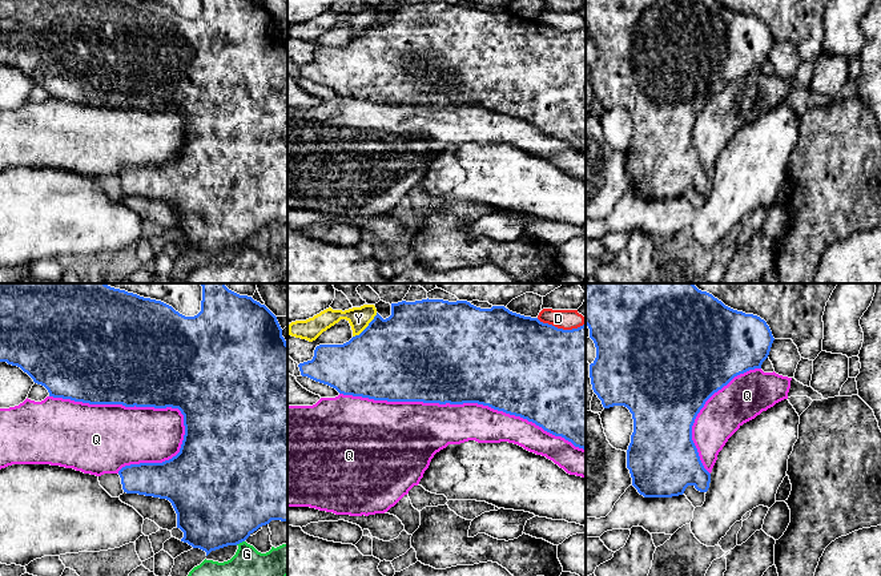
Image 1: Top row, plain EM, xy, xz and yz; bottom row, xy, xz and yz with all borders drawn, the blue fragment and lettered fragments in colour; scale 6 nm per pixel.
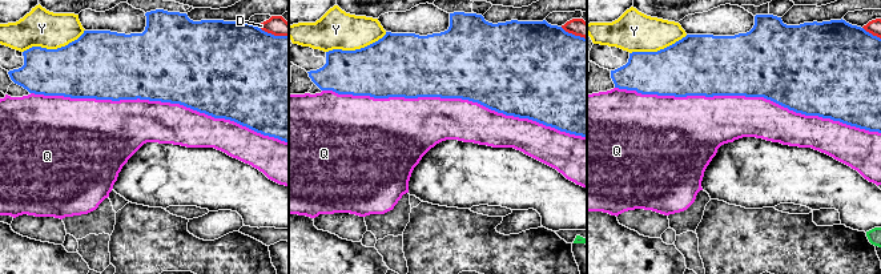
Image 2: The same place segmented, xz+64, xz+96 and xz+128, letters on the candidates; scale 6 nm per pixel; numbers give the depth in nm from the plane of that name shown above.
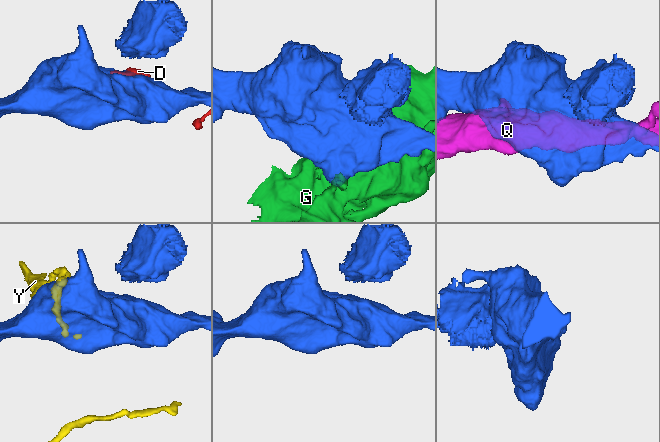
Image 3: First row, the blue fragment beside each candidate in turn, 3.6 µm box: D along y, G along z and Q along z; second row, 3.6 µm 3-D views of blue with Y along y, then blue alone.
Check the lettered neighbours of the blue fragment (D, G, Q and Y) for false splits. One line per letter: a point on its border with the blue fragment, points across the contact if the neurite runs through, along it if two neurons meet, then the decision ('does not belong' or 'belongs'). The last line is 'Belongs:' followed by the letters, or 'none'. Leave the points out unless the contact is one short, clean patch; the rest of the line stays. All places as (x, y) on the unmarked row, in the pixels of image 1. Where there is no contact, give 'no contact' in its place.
D: xz (560, 31) | does not belong
G: xy (240, 244) | does not belong
Q: xz (462, 105) | does not belong
Y: xz (367, 28) | does not belong
Belongs: none

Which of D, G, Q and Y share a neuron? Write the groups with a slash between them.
D / G / Q / Y

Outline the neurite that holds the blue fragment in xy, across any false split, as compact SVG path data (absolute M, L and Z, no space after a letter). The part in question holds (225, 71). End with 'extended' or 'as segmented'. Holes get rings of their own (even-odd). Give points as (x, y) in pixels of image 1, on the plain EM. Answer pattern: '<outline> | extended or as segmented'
M0 0L0 64L20 69L27 74L35 85L44 88L49 98L71 101L89 106L122 106L125 109L154 109L154 110L178 110L184 117L185 137L180 154L162 165L140 165L125 168L118 173L122 192L126 196L138 196L166 201L172 205L177 216L177 230L184 234L181 243L188 245L193 250L200 250L206 254L206 258L216 251L237 247L245 243L260 229L269 226L271 222L287 223L287 45L282 39L282 31L277 19L260 4L253 0L202 0L201 13L194 19L185 19L176 13L172 8L150 1L150 0Z | as segmented

